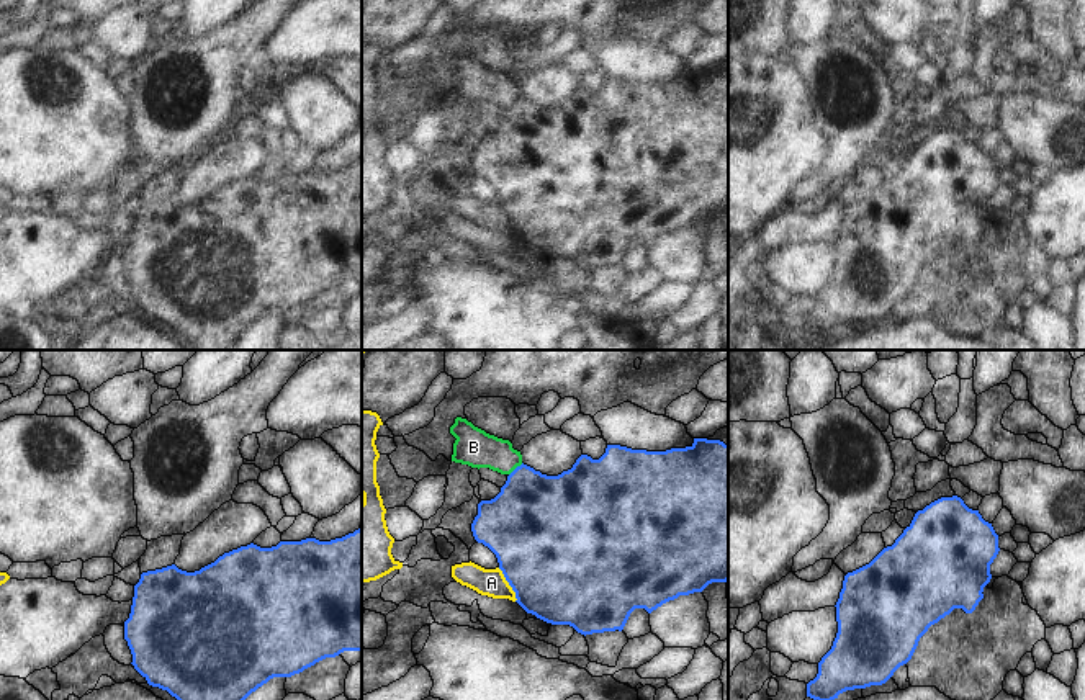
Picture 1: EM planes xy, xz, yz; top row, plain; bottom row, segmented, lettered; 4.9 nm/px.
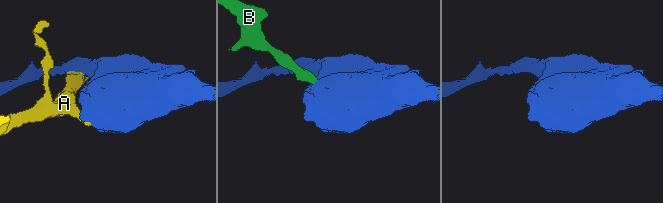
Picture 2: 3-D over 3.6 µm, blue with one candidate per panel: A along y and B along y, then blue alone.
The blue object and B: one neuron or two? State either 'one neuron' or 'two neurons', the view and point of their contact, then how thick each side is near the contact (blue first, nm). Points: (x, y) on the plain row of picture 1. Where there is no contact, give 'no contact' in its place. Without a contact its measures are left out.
two neurons | xz (516, 102) | 420/190 nm

